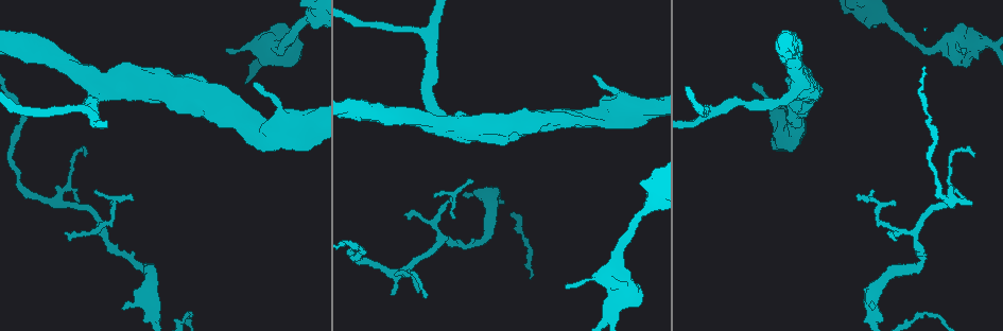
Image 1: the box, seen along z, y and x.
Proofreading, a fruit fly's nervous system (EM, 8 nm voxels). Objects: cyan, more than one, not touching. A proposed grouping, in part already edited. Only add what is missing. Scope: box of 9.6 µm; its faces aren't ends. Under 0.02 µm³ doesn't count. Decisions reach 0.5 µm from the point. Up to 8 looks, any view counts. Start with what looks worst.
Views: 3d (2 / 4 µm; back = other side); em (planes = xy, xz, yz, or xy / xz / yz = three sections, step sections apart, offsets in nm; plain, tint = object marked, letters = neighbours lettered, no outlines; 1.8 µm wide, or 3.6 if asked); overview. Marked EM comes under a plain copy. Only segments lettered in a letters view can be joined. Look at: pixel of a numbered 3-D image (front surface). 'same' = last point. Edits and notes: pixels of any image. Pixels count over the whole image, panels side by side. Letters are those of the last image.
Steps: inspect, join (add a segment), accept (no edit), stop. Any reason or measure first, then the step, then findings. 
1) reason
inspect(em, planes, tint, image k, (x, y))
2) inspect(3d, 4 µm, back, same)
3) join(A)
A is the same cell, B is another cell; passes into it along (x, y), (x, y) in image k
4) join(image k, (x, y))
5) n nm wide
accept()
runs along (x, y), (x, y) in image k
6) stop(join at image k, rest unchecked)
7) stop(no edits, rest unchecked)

free end
inspect(3d, 4 µm, image 1, (124, 306))

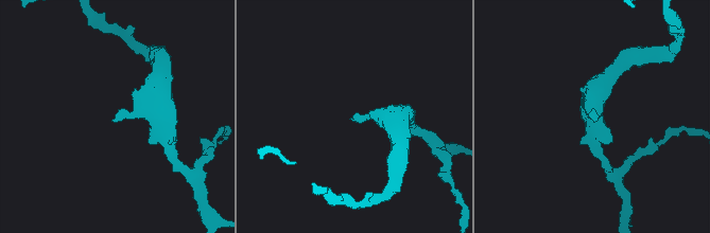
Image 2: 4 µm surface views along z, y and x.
need the tissue
inspect(em, xy, step 4, letters, image 2, (352, 117))

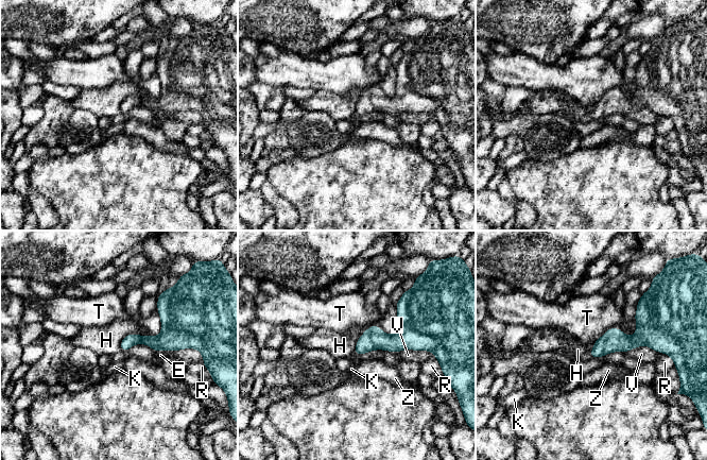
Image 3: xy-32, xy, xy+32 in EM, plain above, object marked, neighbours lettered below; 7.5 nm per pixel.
cut it another way
inspect(em, planes, letters, same)

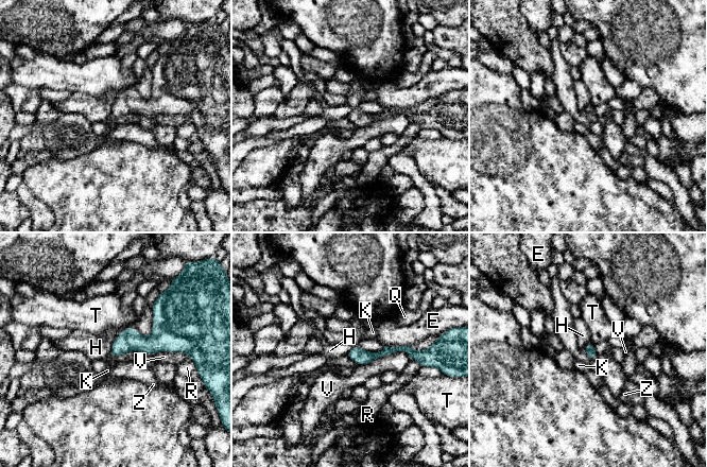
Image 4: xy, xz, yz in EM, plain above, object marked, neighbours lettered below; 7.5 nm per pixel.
80 nm wide
accept()
E, H, K, Q, R, T, V and Z are other cells; runs along (350, 353), (407, 349), (414, 357) in image 4; none of them fits

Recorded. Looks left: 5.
thick end
inspect(3d, 2 µm, image 1, (288, 65))

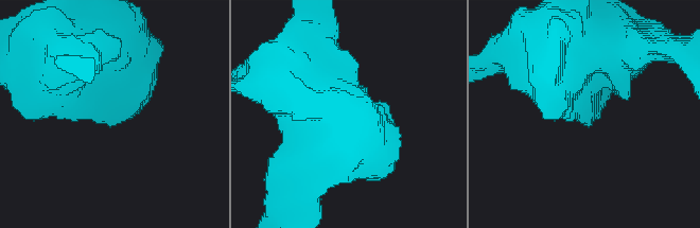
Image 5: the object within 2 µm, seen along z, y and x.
inspect(em, yz, step 8, tint, image 5, (114, 122))

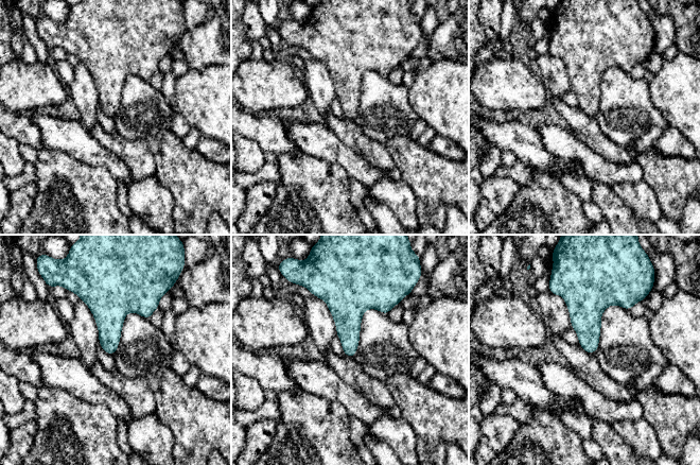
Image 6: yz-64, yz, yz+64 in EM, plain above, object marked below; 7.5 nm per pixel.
cut it another way
inspect(em, planes, letters, same)

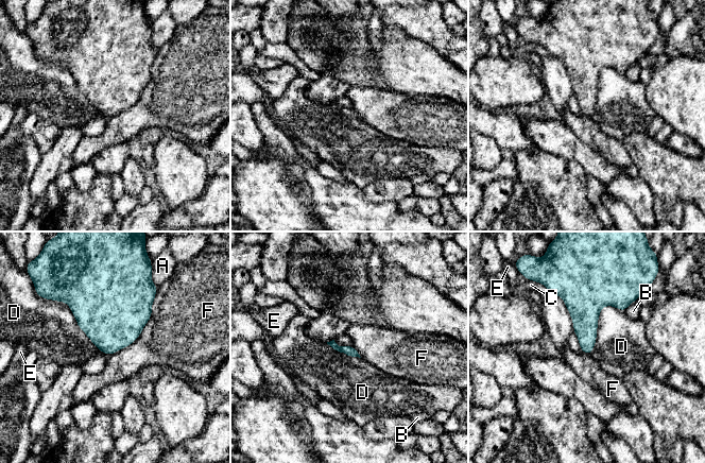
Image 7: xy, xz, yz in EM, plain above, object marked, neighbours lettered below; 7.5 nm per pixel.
accept()
A, B, C, D, E and F are other cells; border along (157, 292), (140, 335), (108, 356) in image 7; no lettered segment goes on from it

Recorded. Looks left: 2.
tapers out
inspect(em, 3.6 µm, planes, letters, image 1, (391, 294))

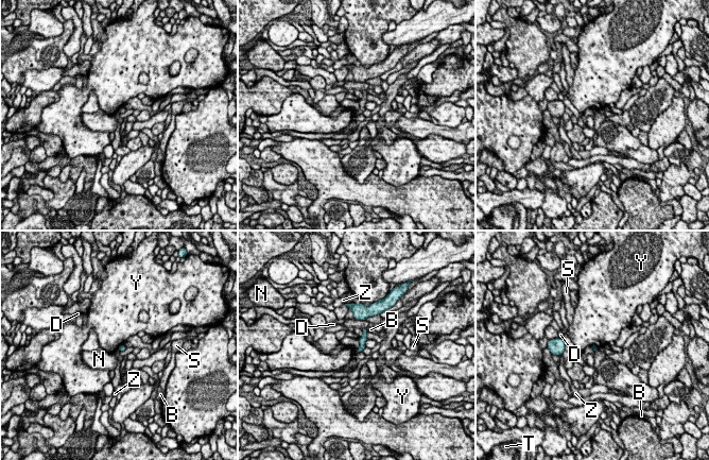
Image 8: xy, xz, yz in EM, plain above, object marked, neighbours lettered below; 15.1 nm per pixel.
accept()
B, D, N, S, T, Y and Z are other cells; border along (123, 342), (117, 347) in image 8; none of them fits

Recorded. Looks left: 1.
stop(no edits, rest unchecked)

